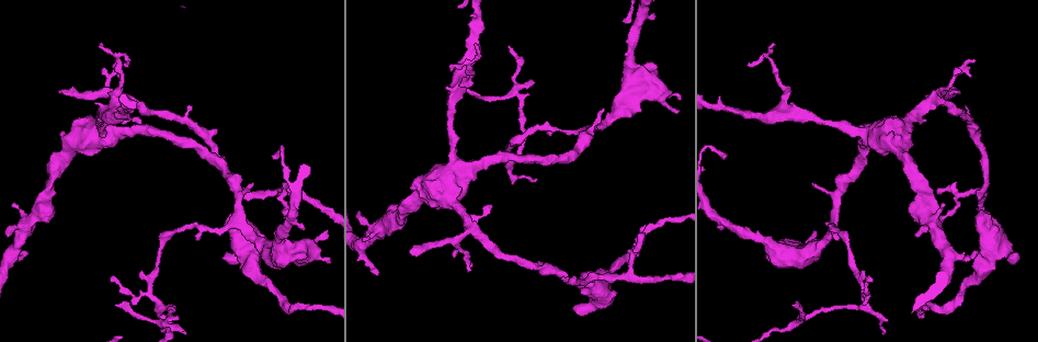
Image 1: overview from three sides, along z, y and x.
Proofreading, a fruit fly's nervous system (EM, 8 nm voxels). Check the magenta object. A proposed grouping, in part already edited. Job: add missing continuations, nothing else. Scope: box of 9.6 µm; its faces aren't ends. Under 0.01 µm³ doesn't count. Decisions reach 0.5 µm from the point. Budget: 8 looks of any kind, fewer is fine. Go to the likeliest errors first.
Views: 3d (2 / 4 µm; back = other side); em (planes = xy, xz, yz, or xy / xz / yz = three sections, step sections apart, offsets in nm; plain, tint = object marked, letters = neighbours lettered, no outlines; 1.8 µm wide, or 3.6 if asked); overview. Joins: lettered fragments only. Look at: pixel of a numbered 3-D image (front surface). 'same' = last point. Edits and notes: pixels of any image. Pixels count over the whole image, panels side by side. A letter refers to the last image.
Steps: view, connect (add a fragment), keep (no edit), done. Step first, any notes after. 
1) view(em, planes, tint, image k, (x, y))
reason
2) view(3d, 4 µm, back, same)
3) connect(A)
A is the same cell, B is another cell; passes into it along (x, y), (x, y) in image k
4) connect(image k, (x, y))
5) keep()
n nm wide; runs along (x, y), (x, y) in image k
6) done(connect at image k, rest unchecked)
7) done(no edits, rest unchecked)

view(em, yz, step 16, letters, image 1, (411, 250))
branch stops here

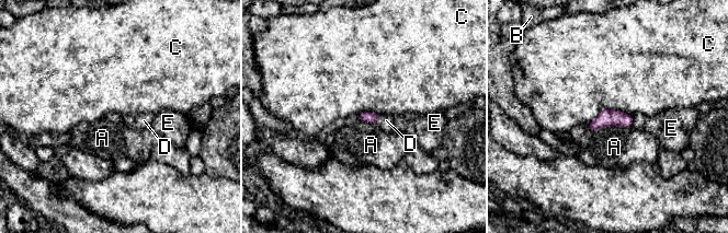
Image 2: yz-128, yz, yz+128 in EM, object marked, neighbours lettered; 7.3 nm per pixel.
view(em, xy, step 8, letters, same)

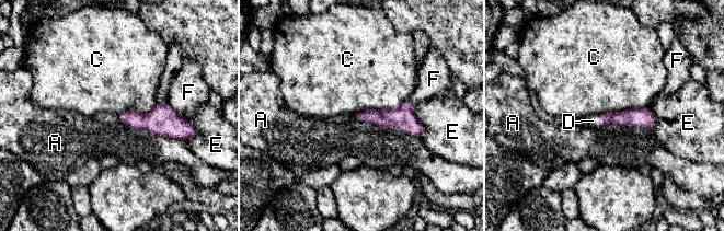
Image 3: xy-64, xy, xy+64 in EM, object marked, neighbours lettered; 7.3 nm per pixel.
connect(D)
A touches over 500 nm; D is the same cell, A, C, E and F are other cells; passes into it along (631, 117), (599, 119), (593, 120) in image 3; the neuron continues

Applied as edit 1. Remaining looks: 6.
view(em, planes, tint, image 1, (150, 291))
three arms meet

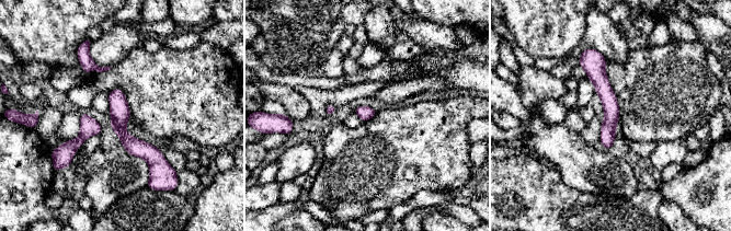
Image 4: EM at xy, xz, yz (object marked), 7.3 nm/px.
view(em, planes, letters, same)

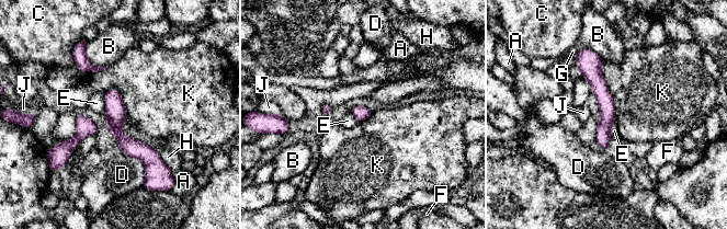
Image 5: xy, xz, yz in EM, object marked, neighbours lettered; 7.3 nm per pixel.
keep()
110 nm wide; K touches over 460 nm; A, B, C, D, E, F, G, H, J and K are other cells; none of them fits

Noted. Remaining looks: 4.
view(em, planes, letters, image 1, (972, 63))
tapers out

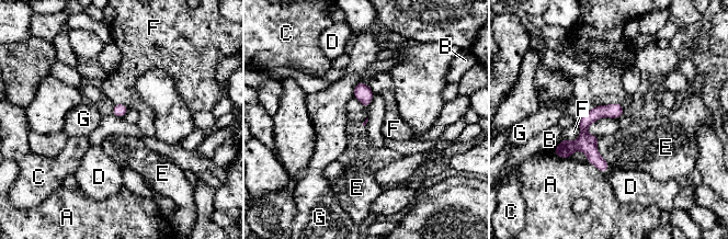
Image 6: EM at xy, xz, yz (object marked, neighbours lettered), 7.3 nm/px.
keep()
A, B, C, D, E, F and G are other cells; none of them fits

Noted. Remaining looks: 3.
view(3d, 4 µm, image 1, (576, 314))
branch stops here

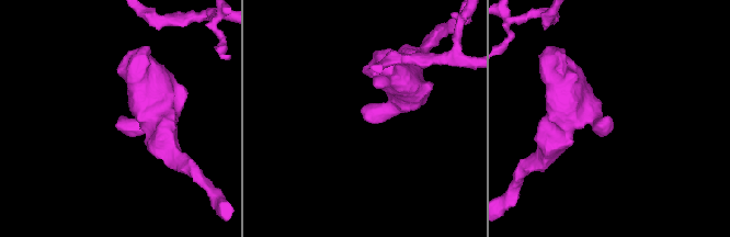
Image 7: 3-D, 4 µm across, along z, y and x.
view(em, xy, step 16, letters, image 7, (607, 117))
now the EM

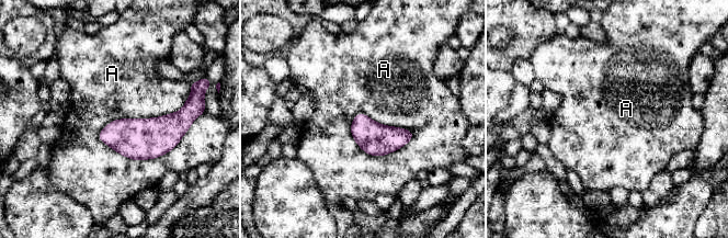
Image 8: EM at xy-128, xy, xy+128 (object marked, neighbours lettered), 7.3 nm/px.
keep()
A is another cell; border along (189, 97), (98, 137) in image 8; none of them fits

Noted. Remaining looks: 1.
done(connect at image 3, rest unchecked)

